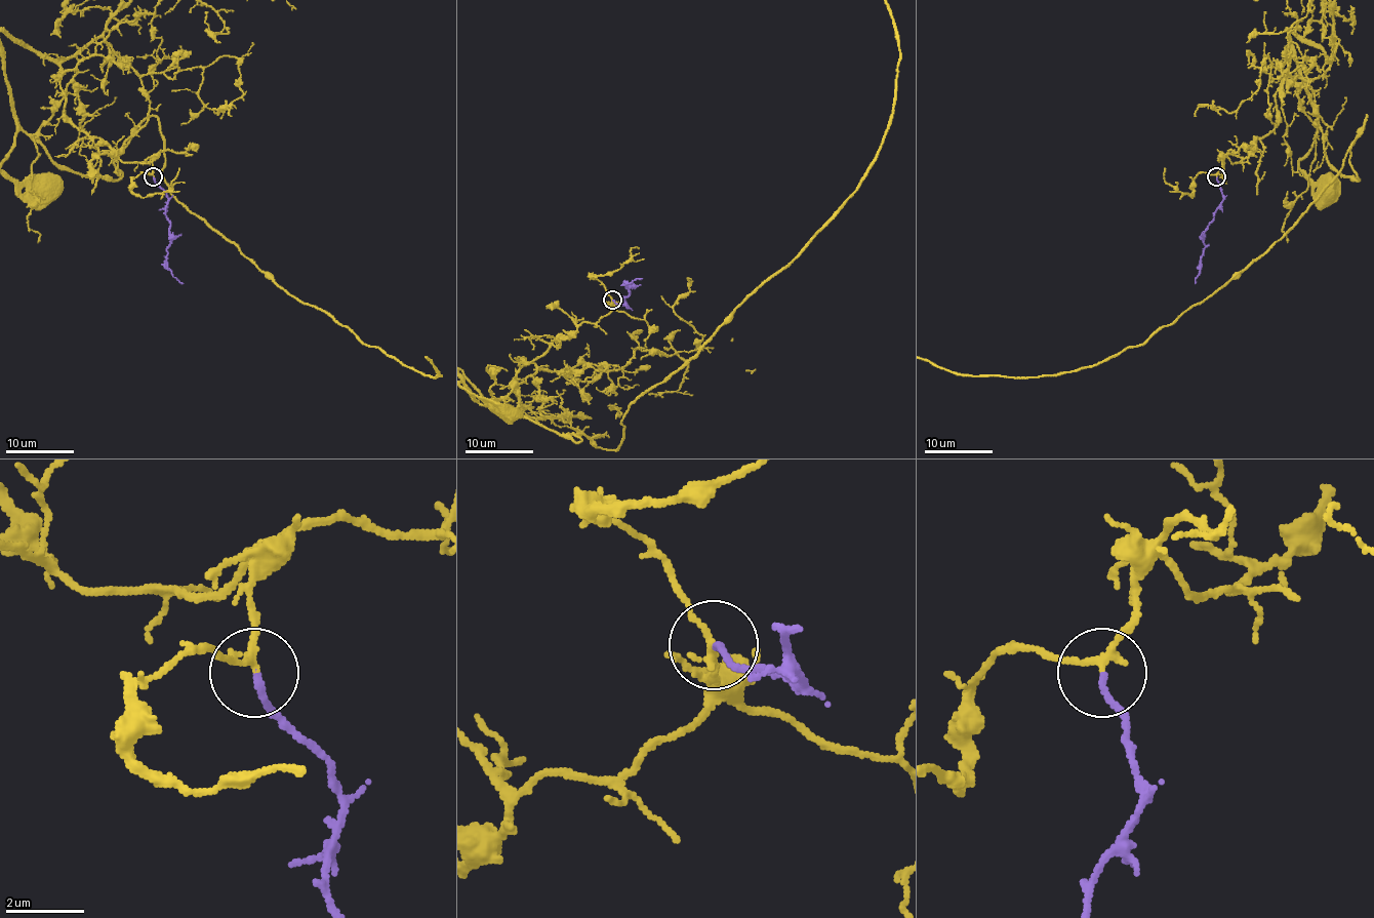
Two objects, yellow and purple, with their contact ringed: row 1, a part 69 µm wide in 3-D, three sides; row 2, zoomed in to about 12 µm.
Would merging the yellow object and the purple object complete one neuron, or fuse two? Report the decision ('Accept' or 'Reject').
Accept

